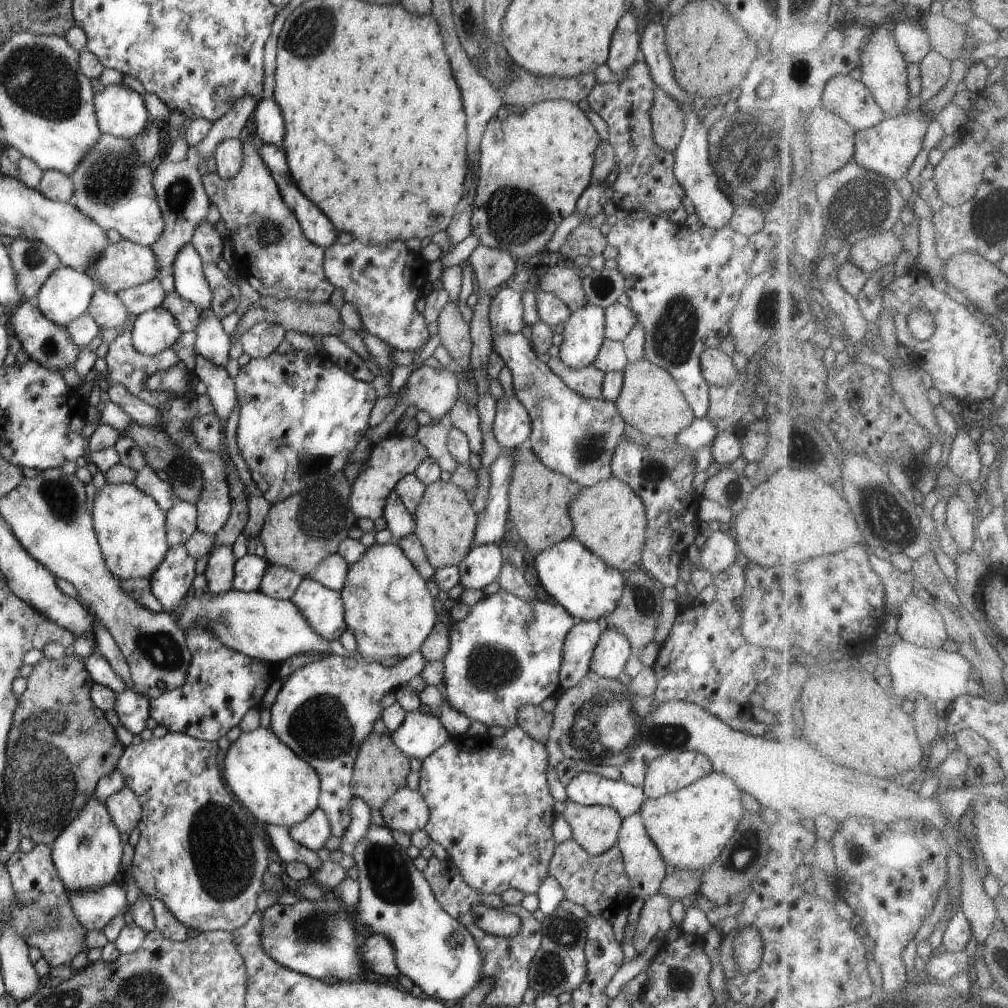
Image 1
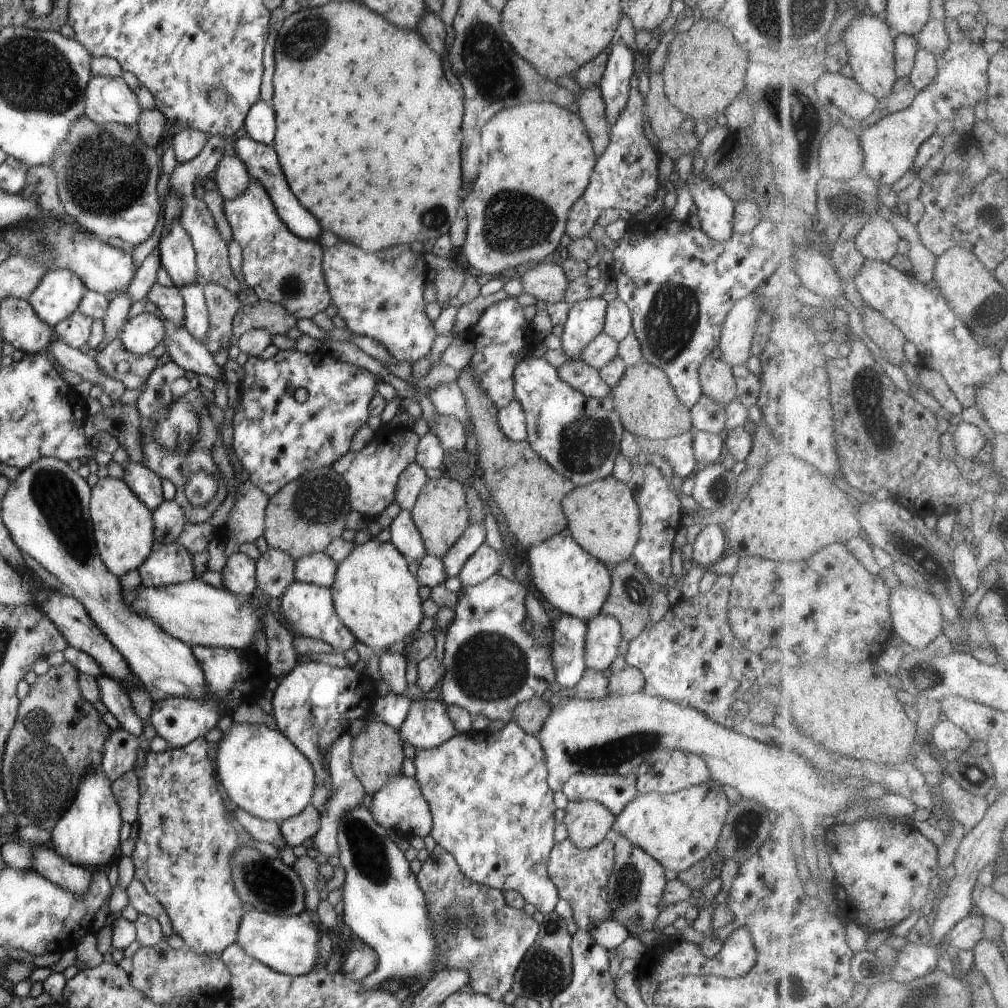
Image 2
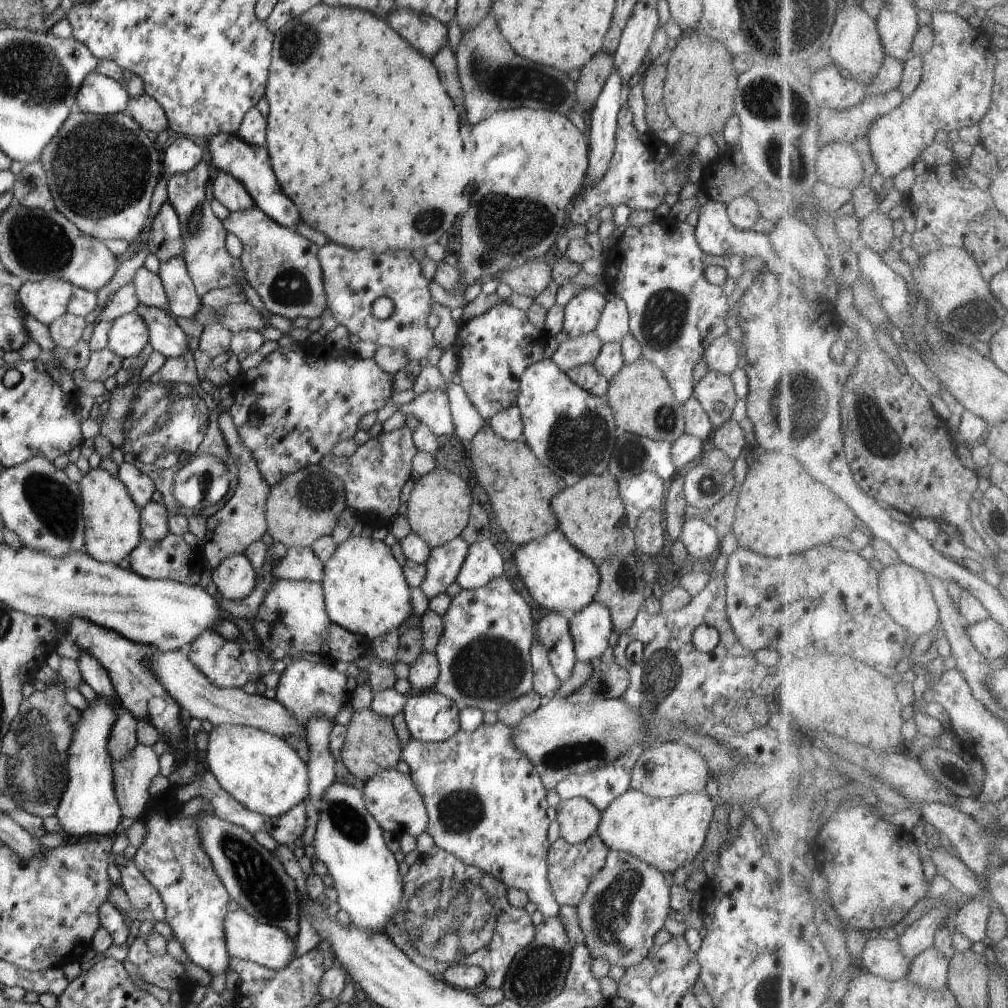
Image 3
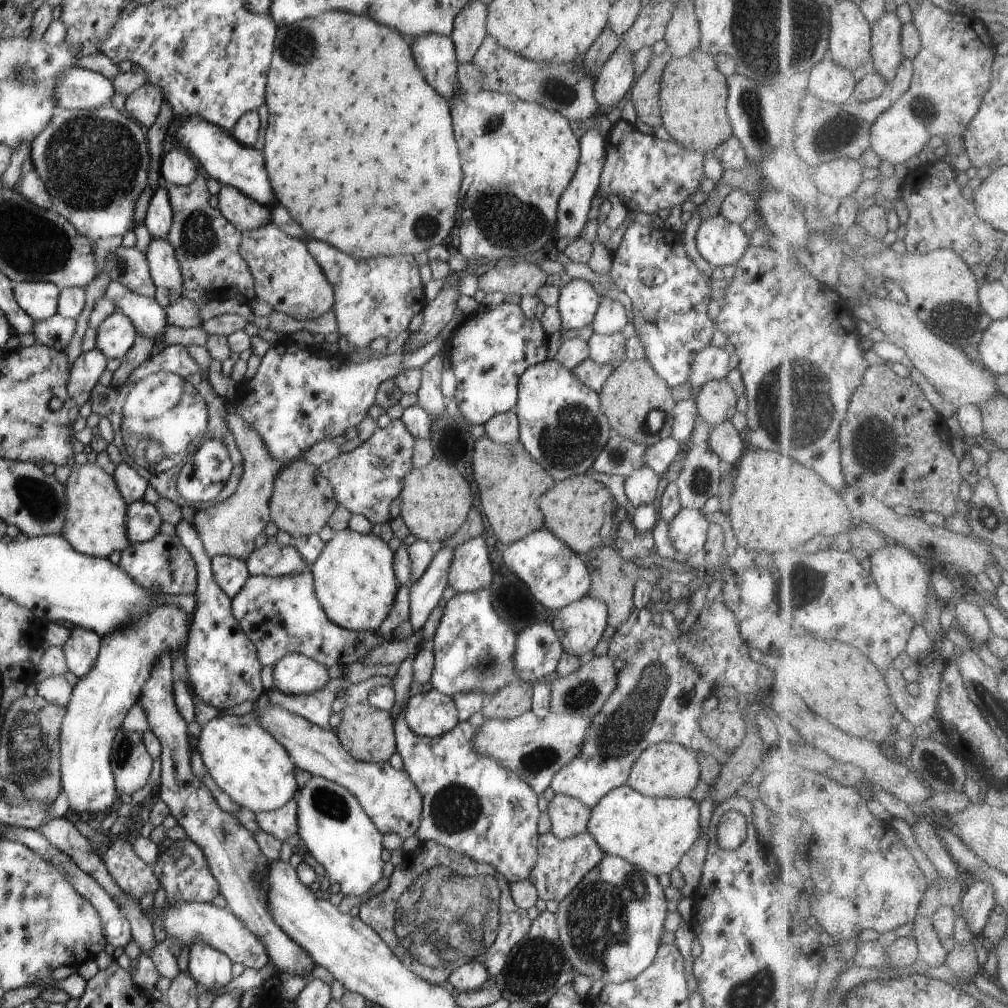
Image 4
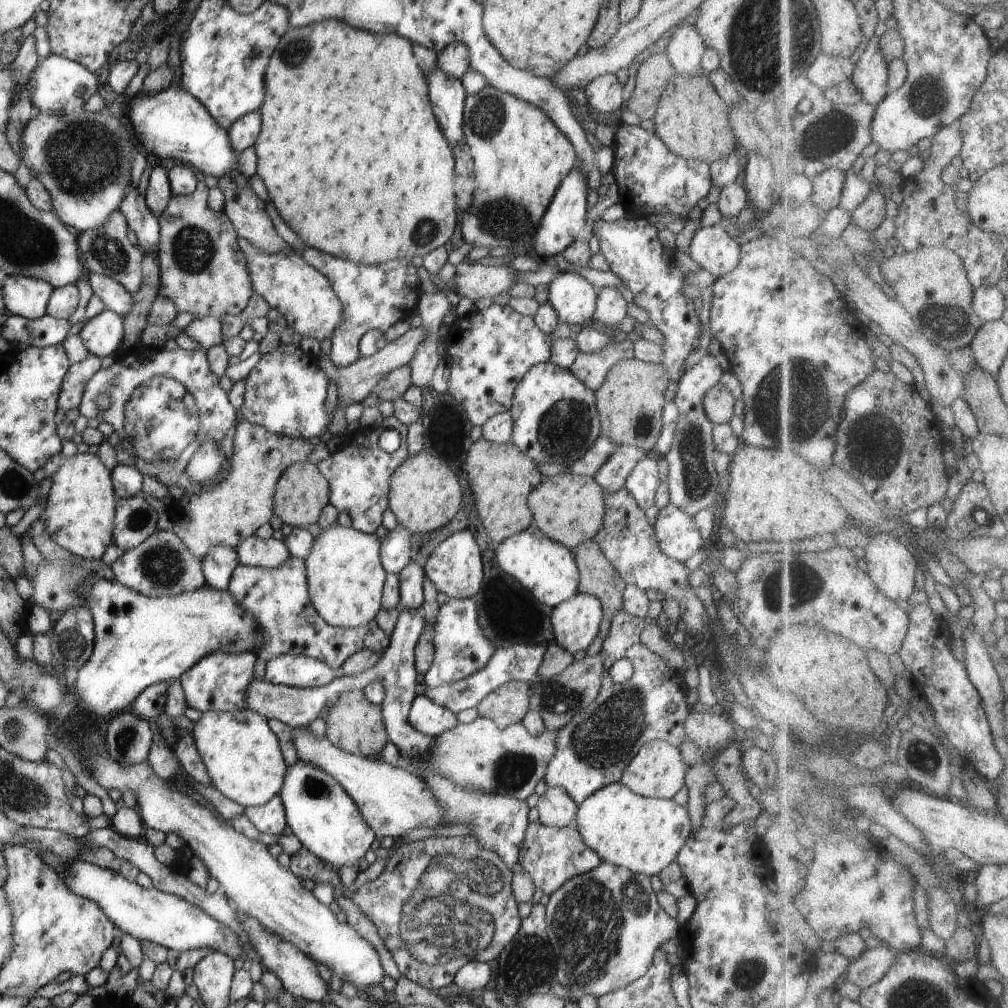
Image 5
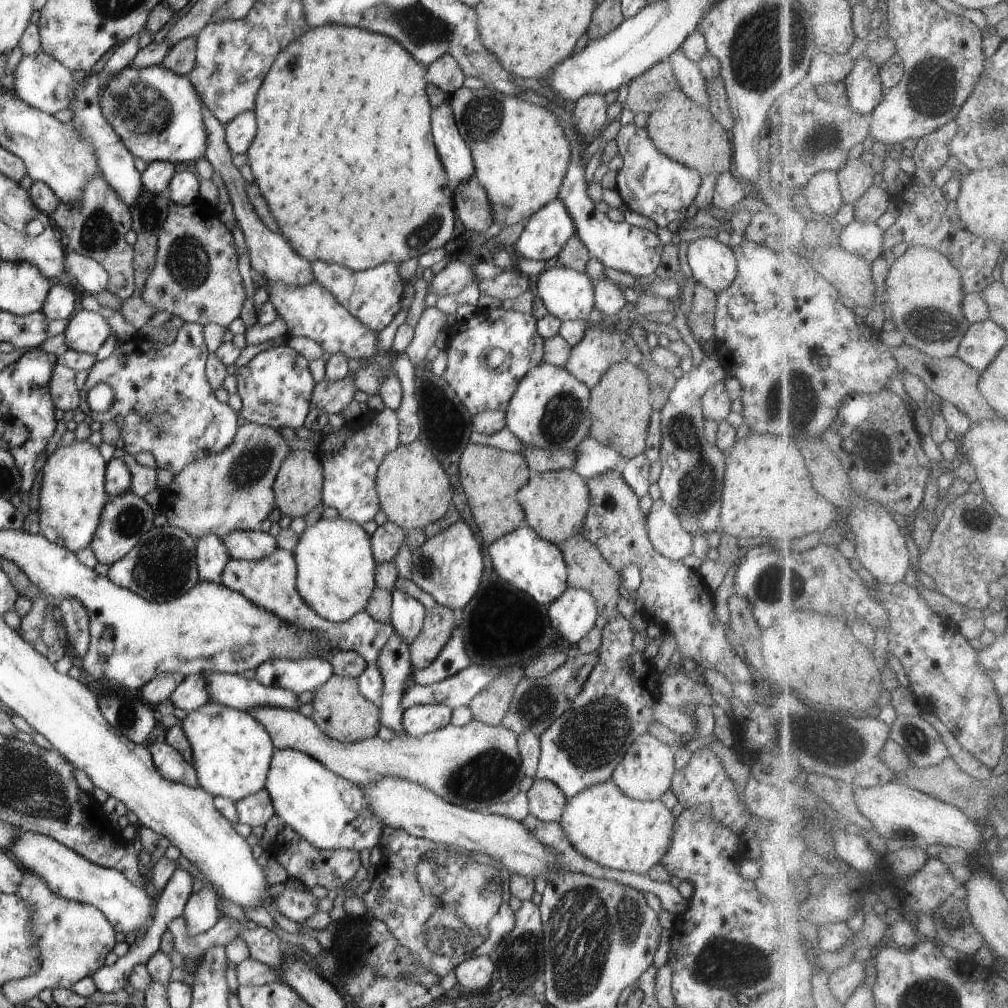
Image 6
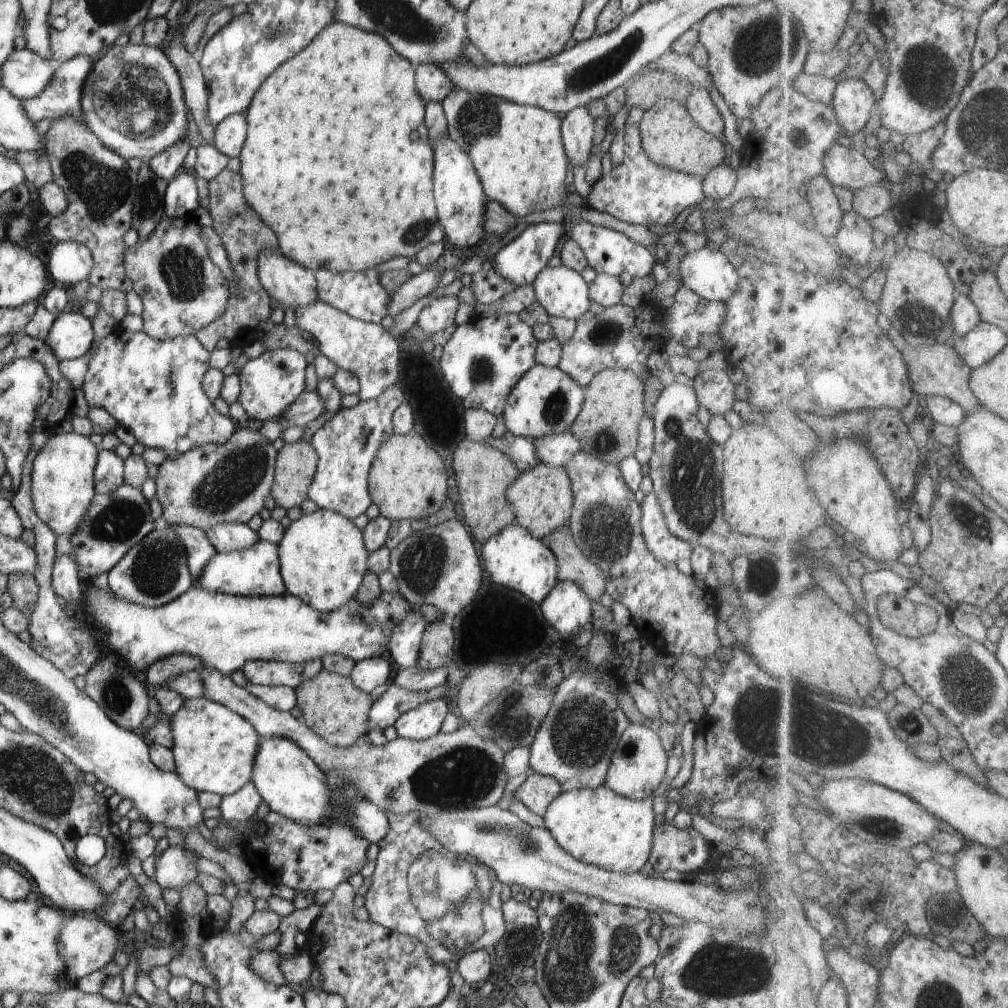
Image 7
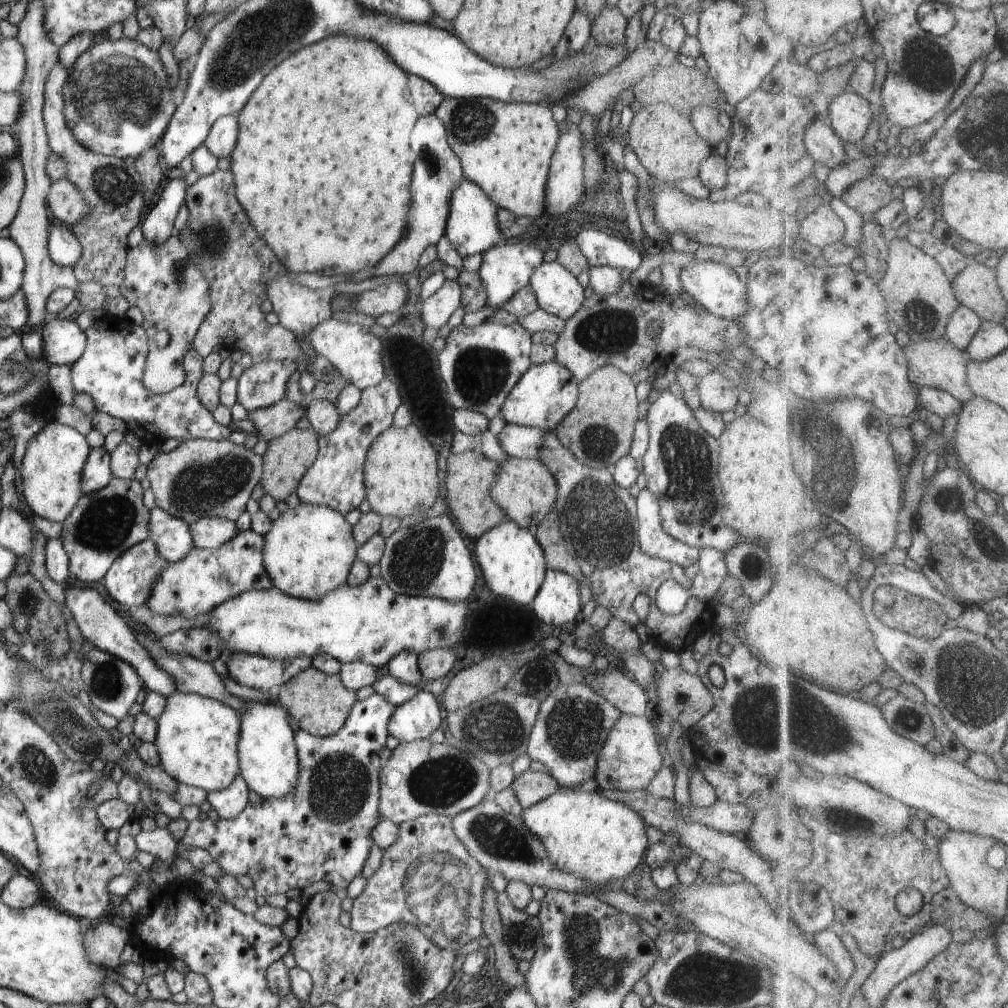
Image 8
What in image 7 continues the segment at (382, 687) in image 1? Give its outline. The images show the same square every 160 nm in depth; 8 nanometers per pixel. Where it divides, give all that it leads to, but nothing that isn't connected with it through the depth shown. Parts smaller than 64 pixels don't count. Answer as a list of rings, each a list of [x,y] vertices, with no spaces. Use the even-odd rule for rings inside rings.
[[[320,659],[295,664],[285,661],[250,661],[241,669],[248,683],[260,686],[282,686],[292,689],[302,686],[322,672]]]

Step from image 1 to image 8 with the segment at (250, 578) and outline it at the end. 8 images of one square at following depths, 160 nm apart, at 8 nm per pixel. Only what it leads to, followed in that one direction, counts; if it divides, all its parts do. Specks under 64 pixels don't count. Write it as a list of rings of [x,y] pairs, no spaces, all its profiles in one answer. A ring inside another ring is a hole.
[[[152,508],[150,512],[150,534],[152,540],[160,552],[160,556],[168,562],[178,562],[186,554],[190,554],[196,544],[192,542],[190,526],[178,518],[174,518],[161,510]]]

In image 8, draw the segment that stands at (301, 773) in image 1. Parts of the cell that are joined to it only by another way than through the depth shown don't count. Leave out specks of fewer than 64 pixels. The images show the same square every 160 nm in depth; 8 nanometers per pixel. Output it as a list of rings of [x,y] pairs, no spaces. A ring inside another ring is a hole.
[[[178,691],[166,695],[166,710],[156,720],[158,720],[158,732],[156,732],[156,742],[153,744],[158,748],[159,766],[162,766],[162,769],[176,782],[202,788],[208,793],[226,790],[234,782],[234,778],[237,778],[240,772],[237,750],[242,732],[242,720],[236,710],[218,700]]]

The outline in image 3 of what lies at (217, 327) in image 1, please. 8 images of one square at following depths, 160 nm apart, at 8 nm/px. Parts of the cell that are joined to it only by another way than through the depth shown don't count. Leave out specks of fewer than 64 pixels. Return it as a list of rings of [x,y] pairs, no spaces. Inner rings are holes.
[[[180,256],[160,261],[157,275],[168,297],[167,311],[174,317],[193,318],[195,312],[202,306],[202,302],[196,294],[183,258]]]

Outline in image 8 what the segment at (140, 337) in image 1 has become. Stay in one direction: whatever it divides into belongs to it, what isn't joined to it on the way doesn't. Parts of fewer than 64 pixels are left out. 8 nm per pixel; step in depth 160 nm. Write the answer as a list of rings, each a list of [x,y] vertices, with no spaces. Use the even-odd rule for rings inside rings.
[[[50,317],[41,328],[42,357],[50,365],[70,365],[84,354],[88,340],[84,330],[73,318],[60,320]]]

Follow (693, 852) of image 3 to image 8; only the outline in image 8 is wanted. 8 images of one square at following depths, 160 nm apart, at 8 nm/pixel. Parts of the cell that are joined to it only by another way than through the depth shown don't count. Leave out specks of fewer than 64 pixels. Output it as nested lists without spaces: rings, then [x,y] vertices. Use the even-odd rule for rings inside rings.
[[[559,790],[535,806],[524,809],[522,822],[544,842],[550,862],[594,884],[624,882],[642,862],[648,848],[646,822],[630,806],[602,796],[600,791]]]

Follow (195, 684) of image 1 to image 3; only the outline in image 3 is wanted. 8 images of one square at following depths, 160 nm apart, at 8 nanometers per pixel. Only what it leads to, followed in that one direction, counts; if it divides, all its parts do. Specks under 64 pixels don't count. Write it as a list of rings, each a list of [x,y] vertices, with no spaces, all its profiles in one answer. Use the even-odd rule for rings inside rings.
[[[206,629],[190,643],[191,649],[187,657],[214,686],[226,689],[241,689],[244,684],[248,684],[248,682],[256,683],[262,678],[258,671],[258,656],[248,644],[242,634],[235,640],[229,640],[216,631]]]

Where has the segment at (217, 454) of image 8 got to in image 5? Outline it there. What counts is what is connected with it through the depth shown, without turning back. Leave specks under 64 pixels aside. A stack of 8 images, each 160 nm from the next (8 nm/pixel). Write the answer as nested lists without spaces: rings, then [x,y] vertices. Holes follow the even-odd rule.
[[[243,419],[237,424],[235,430],[233,462],[226,476],[221,475],[210,490],[185,492],[182,498],[173,499],[166,508],[165,511],[172,521],[174,534],[177,534],[192,554],[199,559],[204,558],[212,546],[226,545],[234,549],[242,539],[254,535],[260,526],[270,522],[270,518],[274,516],[273,494],[281,473],[295,462],[306,461],[313,448],[314,446],[305,440],[271,433],[265,426],[253,425]]]

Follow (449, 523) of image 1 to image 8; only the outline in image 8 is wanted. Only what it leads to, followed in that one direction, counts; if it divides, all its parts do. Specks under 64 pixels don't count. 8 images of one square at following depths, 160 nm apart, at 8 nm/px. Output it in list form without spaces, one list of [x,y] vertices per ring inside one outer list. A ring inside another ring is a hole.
[[[412,423],[400,428],[392,425],[372,442],[372,446],[368,450],[364,466],[365,496],[371,510],[382,517],[390,516],[402,519],[406,516],[416,516],[416,514],[432,508],[432,504],[440,498],[439,478],[437,452]]]

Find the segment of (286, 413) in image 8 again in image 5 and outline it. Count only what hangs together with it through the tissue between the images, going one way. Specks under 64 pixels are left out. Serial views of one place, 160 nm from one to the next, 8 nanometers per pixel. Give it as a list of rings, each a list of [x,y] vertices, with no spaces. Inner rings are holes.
[[[420,326],[415,329],[410,329],[399,338],[392,342],[387,342],[384,348],[381,348],[376,354],[369,357],[360,357],[355,360],[350,366],[337,367],[331,360],[329,355],[321,352],[318,356],[320,366],[323,373],[329,378],[330,382],[336,382],[338,391],[338,410],[340,414],[344,414],[344,408],[355,402],[361,403],[364,398],[373,392],[376,383],[392,370],[400,368],[401,366],[408,365],[412,357],[417,353],[418,345],[426,338],[427,331],[425,327]]]

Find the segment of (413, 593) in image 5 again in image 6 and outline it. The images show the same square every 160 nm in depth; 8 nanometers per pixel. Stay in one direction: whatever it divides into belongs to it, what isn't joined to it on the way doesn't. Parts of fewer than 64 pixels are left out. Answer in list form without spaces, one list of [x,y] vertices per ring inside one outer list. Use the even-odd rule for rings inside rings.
[[[394,588],[391,591],[391,615],[393,630],[410,645],[417,639],[423,627],[427,610],[415,597]]]

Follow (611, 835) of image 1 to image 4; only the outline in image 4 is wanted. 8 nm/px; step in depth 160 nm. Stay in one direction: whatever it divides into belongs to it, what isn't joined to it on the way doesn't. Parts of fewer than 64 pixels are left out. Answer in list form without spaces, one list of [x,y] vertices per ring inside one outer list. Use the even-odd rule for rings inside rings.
[[[555,794],[547,808],[550,817],[550,833],[559,839],[570,838],[587,830],[591,808],[577,798]]]

